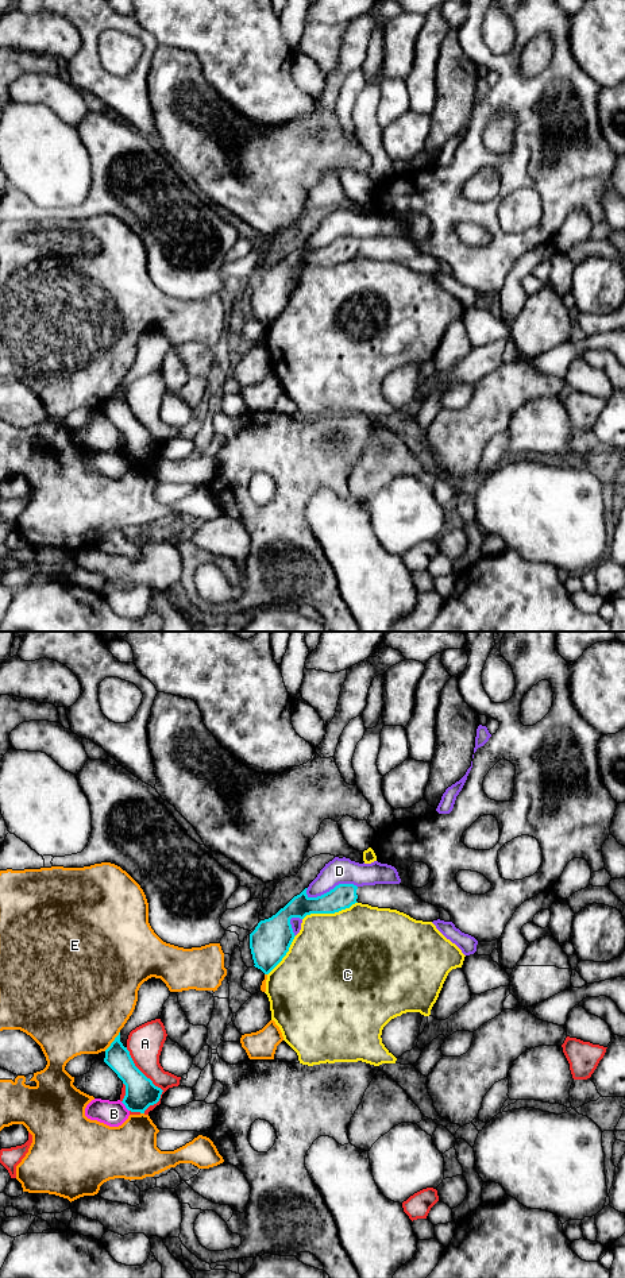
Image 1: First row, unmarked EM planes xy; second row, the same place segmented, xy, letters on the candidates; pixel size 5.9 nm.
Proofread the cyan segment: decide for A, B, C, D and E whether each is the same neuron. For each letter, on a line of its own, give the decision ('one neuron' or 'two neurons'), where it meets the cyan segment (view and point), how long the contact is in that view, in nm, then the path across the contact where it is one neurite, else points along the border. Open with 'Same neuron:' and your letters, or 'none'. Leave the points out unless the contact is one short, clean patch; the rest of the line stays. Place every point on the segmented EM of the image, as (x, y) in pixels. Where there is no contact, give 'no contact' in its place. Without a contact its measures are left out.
Same neuron: none
A: two neurons; contact xy (151, 1082); length 400 nm
B: two neurons; contact xy (126, 1107); length 80 nm
C: two neurons; contact xy (330, 912); length 340 nm
D: two neurons; contact xy (331, 890); length 320 nm
E: two neurons; contact xy (114, 1041); length 150 nm

